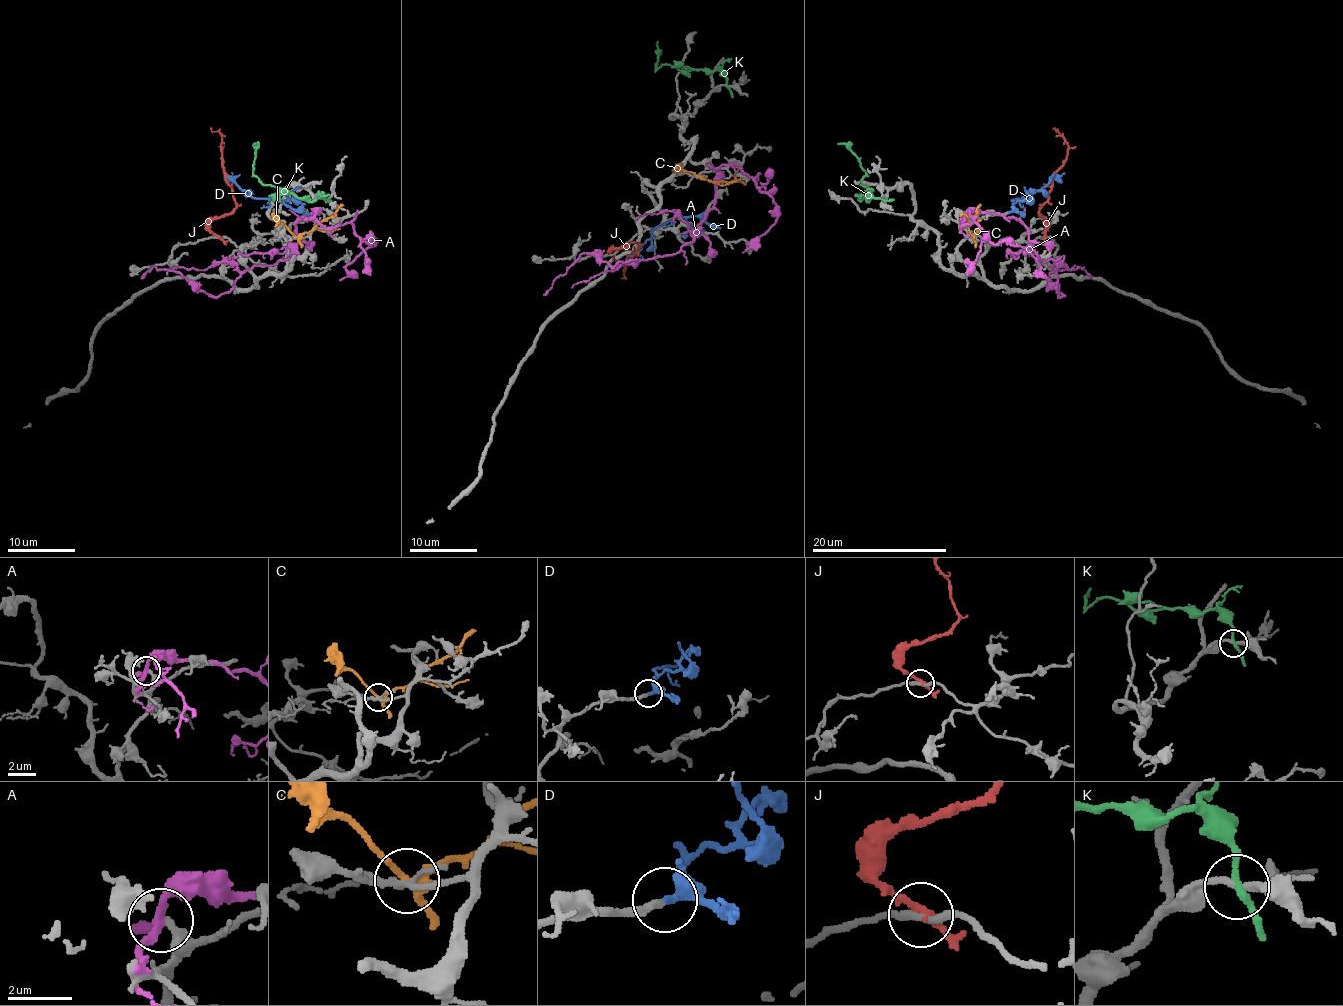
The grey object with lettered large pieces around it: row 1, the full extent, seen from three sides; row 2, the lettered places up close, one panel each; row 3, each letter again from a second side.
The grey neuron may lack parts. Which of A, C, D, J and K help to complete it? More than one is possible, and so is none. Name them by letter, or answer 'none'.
D

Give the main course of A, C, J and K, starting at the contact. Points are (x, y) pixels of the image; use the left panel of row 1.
A: (314, 217), (295, 224), (297, 246), (285, 259), (246, 269), (229, 291), (214, 297), (151, 266), (141, 278)
C: (295, 237), (310, 232), (336, 215)
J: (217, 237), (209, 229), (209, 224), (229, 214), (236, 205), (221, 154), (221, 134), (211, 129)
K: (324, 198), (300, 198), (265, 185), (253, 173), (255, 143)

